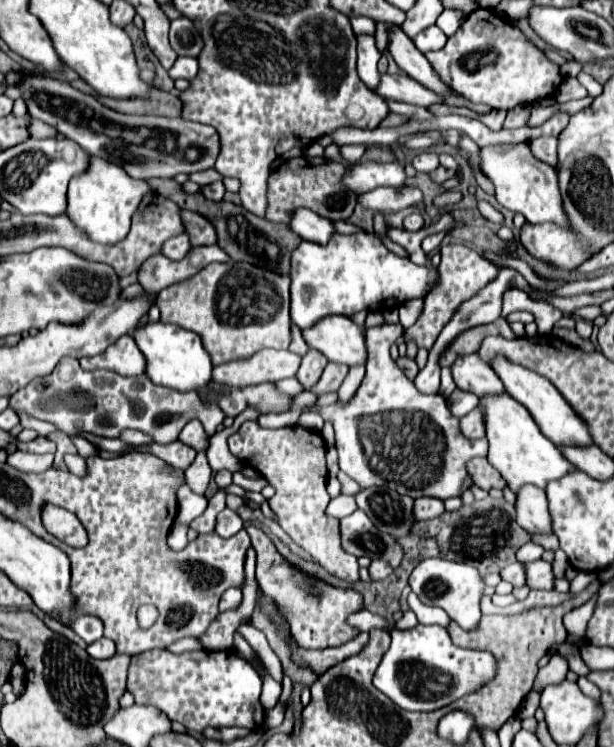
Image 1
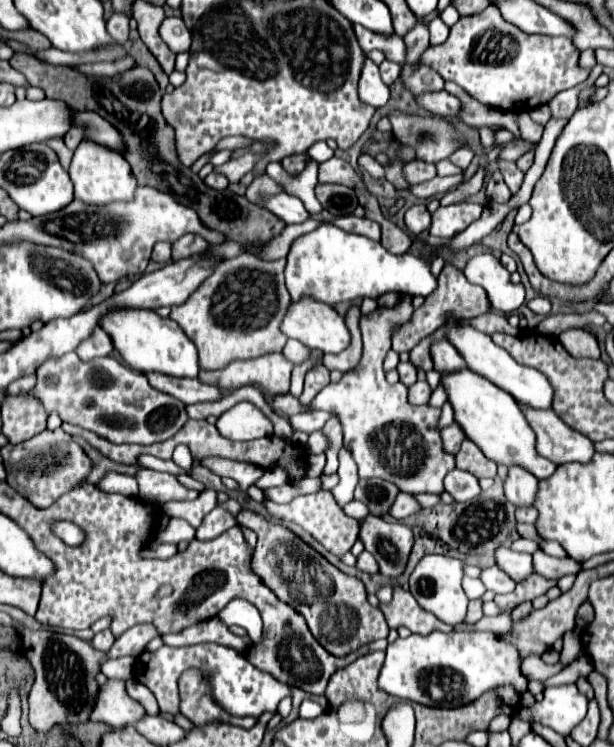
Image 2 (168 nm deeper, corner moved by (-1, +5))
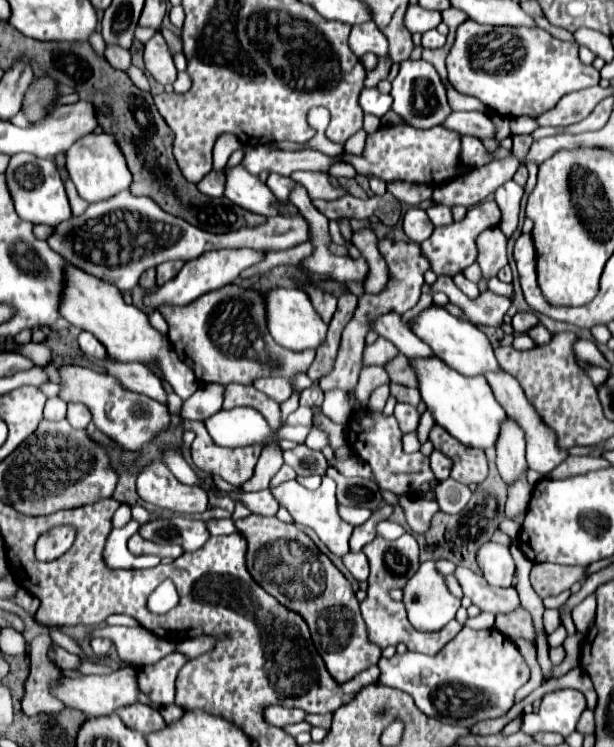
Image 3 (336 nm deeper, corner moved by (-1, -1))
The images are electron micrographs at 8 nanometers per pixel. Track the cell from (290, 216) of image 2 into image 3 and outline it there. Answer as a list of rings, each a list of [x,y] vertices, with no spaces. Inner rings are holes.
[[[240,164],[232,170],[224,170],[224,174],[228,174],[228,184],[226,184],[226,192],[224,192],[224,196],[228,200],[232,200],[234,204],[240,204],[248,212],[262,214],[266,218],[280,214],[278,198],[270,192],[270,188],[266,184],[262,184],[258,180],[258,176],[244,172],[244,168],[240,168]]]

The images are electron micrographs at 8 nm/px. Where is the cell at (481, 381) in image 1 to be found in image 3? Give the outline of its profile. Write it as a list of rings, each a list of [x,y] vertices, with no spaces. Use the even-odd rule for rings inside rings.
[[[384,314],[380,320],[376,320],[374,328],[382,338],[390,340],[404,356],[416,360],[416,358],[434,358],[436,354],[424,340],[420,340],[402,320],[398,314]]]

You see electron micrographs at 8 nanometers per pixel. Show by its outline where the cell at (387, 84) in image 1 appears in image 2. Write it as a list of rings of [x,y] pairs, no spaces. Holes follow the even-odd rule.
[[[440,90],[440,92],[428,92],[428,94],[422,94],[420,98],[416,98],[416,102],[426,108],[428,112],[432,114],[438,114],[438,116],[444,116],[444,118],[456,118],[462,110],[462,102],[448,94],[446,90]]]

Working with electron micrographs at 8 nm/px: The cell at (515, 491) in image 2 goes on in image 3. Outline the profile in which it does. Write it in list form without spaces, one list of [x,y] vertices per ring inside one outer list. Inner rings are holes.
[[[508,420],[508,424],[504,424],[504,432],[500,434],[500,440],[496,442],[496,466],[502,480],[508,486],[516,482],[528,468],[524,450],[526,450],[526,442],[522,428],[518,428],[514,420]]]

